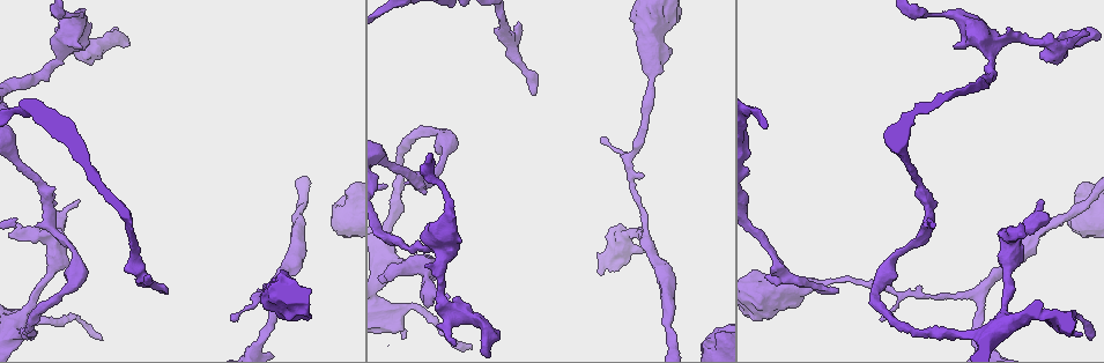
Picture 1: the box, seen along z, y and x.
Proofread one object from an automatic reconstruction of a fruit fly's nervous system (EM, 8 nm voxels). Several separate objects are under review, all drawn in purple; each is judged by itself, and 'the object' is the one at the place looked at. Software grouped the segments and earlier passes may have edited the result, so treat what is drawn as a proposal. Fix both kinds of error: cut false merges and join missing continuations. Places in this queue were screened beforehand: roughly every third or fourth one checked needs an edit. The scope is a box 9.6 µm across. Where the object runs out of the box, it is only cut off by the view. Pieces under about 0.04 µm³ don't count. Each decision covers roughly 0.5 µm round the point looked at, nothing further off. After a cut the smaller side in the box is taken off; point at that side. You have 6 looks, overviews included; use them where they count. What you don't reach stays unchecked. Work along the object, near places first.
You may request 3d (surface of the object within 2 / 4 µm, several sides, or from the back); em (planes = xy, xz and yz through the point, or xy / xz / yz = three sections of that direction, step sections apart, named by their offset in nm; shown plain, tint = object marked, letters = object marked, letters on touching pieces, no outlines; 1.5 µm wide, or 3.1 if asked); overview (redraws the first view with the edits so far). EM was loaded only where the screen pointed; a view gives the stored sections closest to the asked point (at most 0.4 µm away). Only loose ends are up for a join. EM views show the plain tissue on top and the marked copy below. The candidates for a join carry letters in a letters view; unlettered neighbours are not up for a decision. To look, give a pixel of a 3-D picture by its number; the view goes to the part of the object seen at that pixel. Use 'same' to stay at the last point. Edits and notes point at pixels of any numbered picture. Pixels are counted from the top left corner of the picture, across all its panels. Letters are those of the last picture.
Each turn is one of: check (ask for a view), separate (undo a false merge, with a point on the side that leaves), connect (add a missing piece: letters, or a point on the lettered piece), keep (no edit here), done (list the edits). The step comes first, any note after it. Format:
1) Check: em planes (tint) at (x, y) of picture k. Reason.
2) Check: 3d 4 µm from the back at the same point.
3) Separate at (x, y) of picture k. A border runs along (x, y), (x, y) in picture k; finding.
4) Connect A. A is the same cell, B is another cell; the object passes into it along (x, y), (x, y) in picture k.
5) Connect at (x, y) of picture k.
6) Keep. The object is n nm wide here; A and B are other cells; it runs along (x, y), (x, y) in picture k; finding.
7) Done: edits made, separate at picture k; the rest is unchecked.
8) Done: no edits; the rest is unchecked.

Check: em 3.1 µm planes (letters) at (389, 260) of picture 1. Four arms meet.

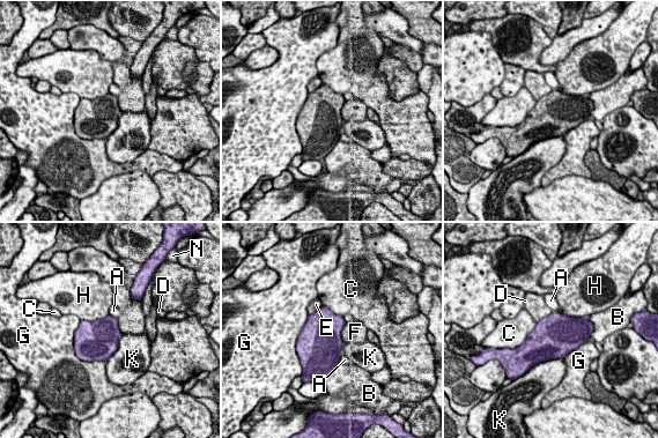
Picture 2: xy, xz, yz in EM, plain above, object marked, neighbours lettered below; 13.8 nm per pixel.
Keep. The longest contact is with G, 550 nm; A, B, C, D, E, F, G, H, K and N are other cells; a border runs along (346, 323), (341, 332), (342, 342) in picture 2; all the same cell.

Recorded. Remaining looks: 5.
Check: 3d 4 µm at (455, 344) of picture 1. Free end.

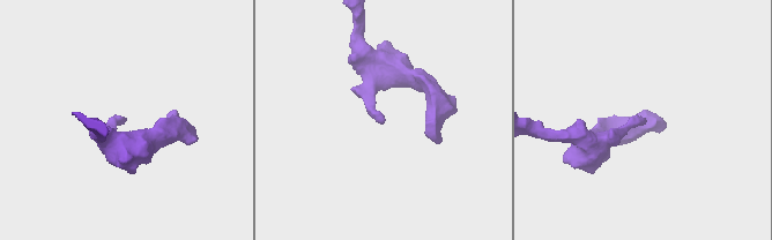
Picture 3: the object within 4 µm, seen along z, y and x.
Check: em xy step 8 (letters) at (384, 121) of picture 3.

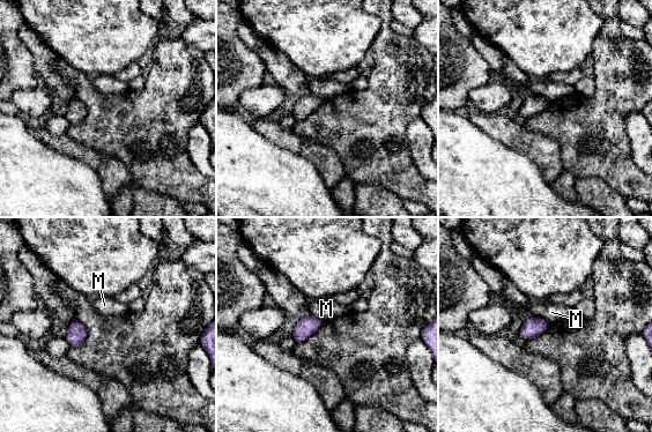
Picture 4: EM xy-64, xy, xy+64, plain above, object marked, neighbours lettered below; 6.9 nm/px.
Keep. M is another cell; a border runs along (533, 315), (542, 318), (549, 325) in picture 4; no lettered piece goes on from it.

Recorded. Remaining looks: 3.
Check: em xy step 4 (tint) at (333, 205) of picture 1. End of a long branch.

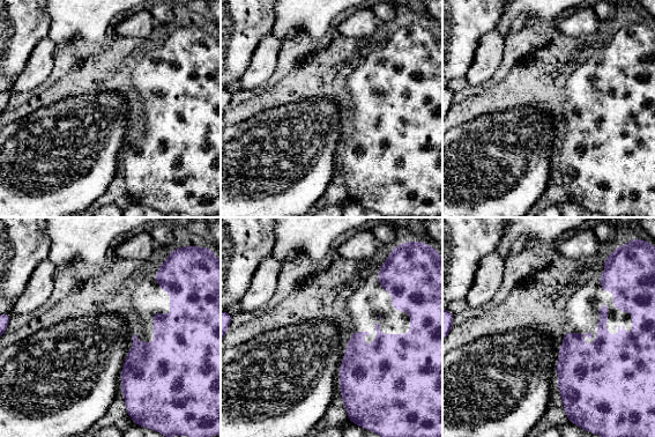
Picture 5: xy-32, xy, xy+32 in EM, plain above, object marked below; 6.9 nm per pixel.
Check: em planes (letters) at the same point.

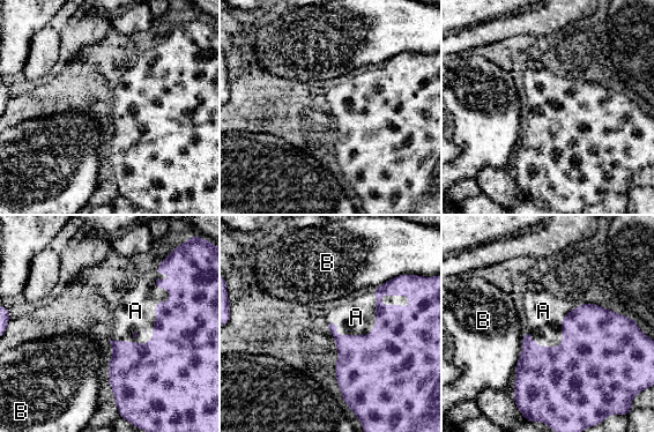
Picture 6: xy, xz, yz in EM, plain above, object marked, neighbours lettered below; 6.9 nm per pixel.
Connect A. A is the same cell, B is another cell; it goes on there.

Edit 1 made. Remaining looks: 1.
Done: edits made, connect at picture 6; the rest is unchecked.

